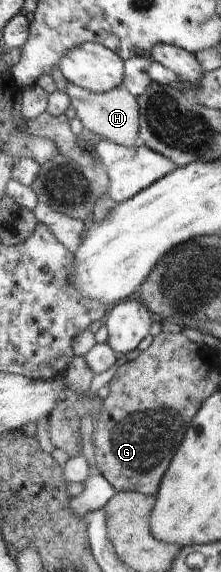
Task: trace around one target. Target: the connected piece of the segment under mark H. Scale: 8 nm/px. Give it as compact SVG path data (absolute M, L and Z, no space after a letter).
M68 83L67 89L70 104L75 108L77 118L86 131L91 131L103 140L123 145L136 147L139 143L138 133L141 131L141 110L138 100L131 95L127 88L119 86L105 93L95 93L89 89Z

